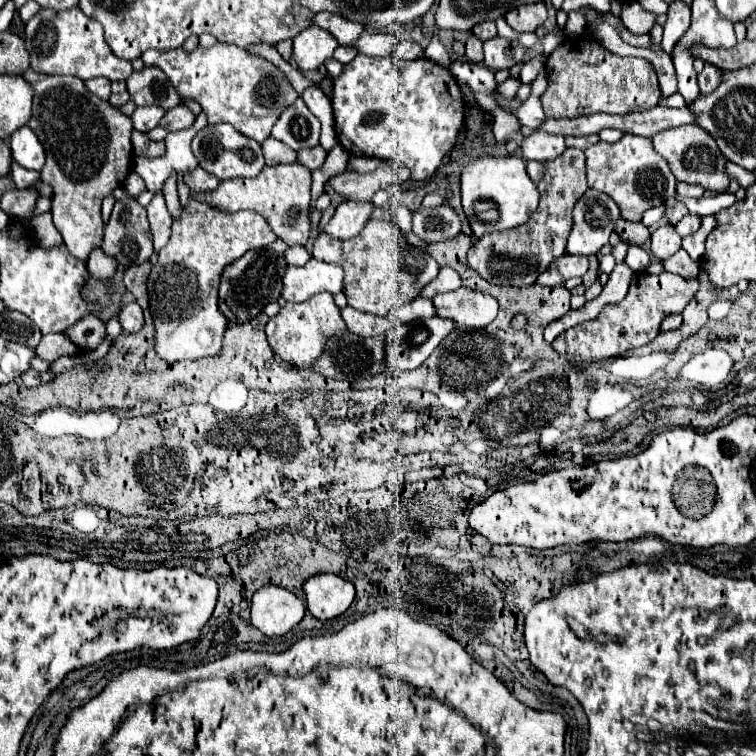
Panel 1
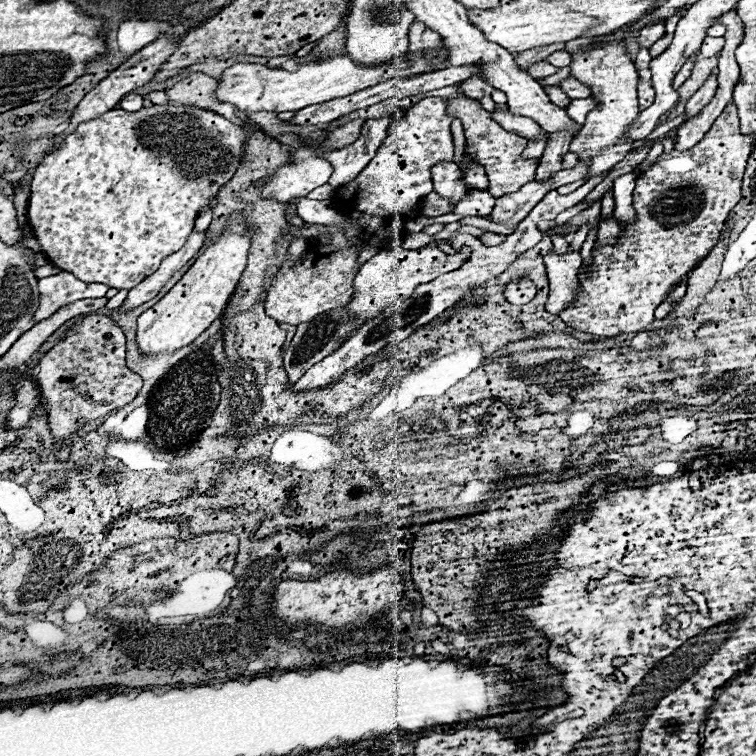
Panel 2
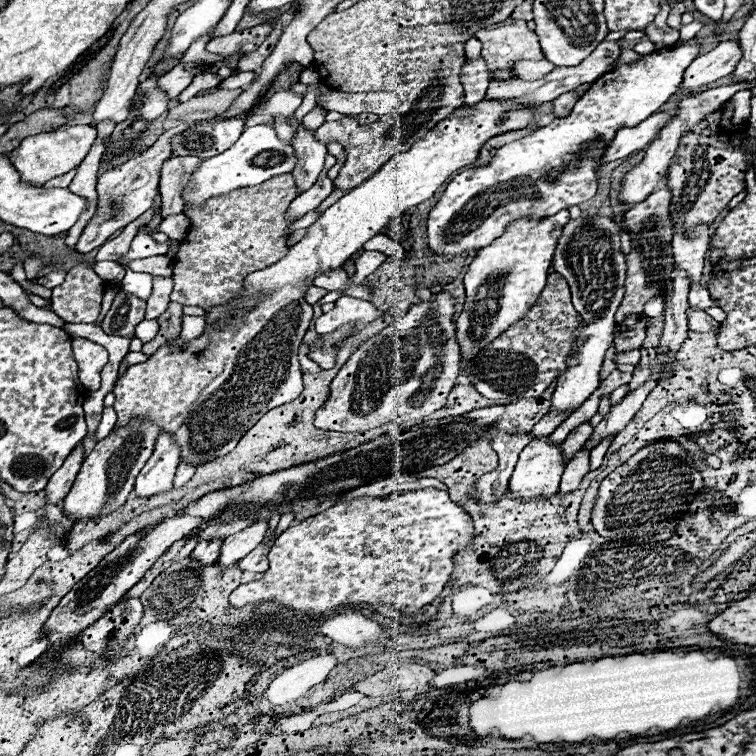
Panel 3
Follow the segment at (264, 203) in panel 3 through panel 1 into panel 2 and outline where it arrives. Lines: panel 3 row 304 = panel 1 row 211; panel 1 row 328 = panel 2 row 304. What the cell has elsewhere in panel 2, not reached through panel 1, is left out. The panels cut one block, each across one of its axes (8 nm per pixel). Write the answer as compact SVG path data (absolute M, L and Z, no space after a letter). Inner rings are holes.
M232 214L228 220L228 230L202 256L198 256L182 280L160 302L140 314L136 336L140 352L172 352L196 340L224 312L226 302L244 272L248 246L250 238L244 234L242 214Z

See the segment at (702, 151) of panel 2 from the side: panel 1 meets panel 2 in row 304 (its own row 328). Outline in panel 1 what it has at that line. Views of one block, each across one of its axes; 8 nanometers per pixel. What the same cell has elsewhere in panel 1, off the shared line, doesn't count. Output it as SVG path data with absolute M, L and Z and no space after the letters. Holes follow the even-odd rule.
M670 272L634 274L628 296L620 304L606 306L594 320L568 328L552 342L552 346L558 354L570 358L576 364L620 356L630 348L650 344L660 332L662 318L672 312L682 312L684 306L694 298L696 290L698 290L698 278L686 280L684 276Z

